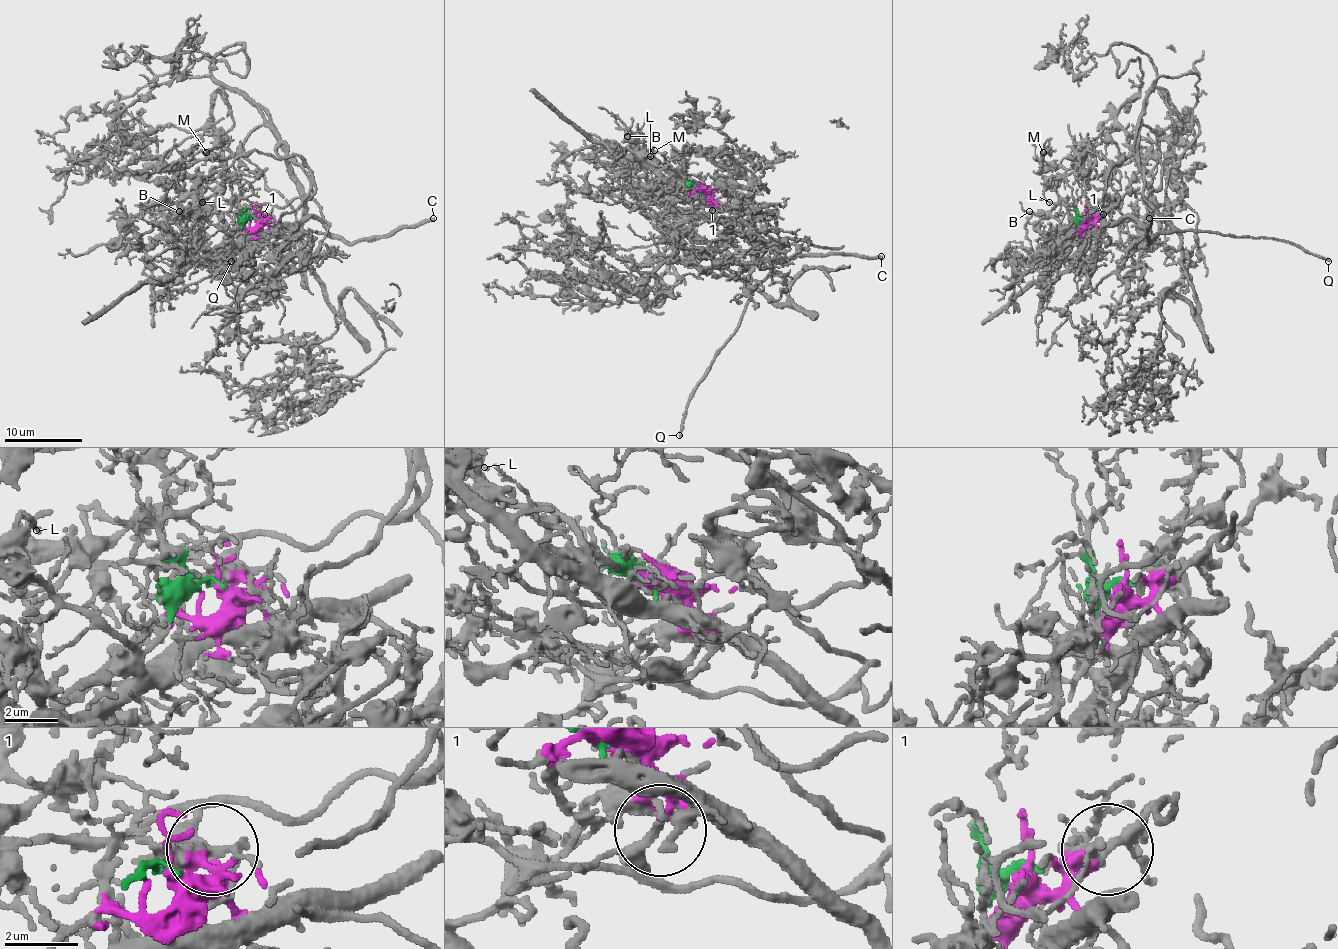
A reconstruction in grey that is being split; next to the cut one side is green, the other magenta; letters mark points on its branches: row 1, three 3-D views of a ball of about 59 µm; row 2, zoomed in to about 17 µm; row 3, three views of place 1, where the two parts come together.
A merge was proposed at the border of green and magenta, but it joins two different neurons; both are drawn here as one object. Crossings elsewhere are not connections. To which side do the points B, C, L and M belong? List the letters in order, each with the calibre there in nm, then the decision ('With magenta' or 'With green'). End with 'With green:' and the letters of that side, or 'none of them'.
B: Thickness 130 nm. With green
C: Thickness 340 nm. With green
L: Thickness 100 nm. With magenta
M: Thickness 170 nm. With magenta
With green: B, C

